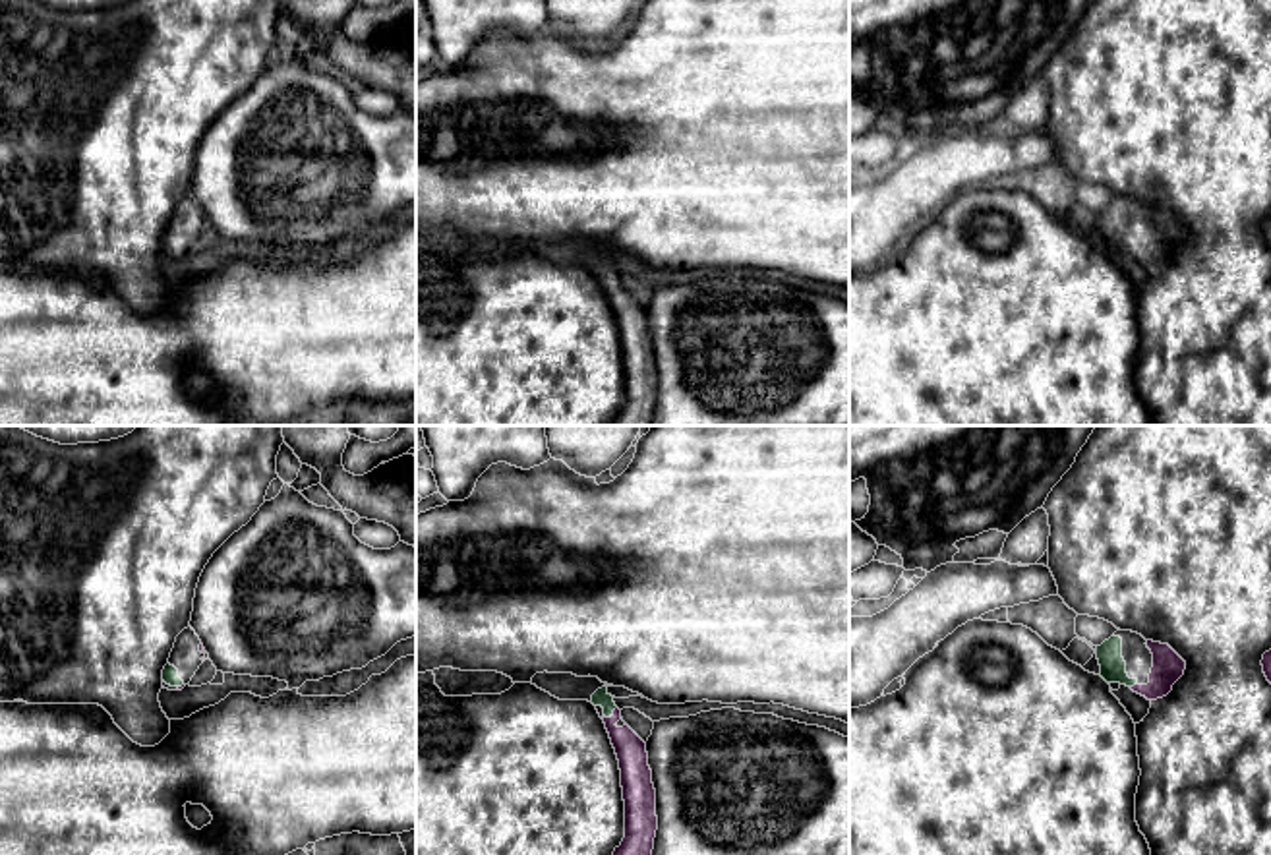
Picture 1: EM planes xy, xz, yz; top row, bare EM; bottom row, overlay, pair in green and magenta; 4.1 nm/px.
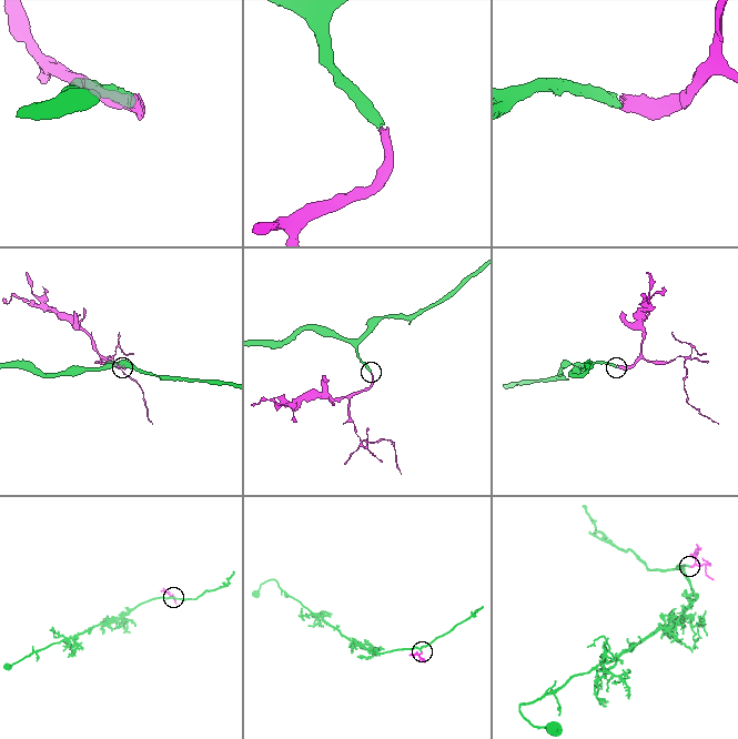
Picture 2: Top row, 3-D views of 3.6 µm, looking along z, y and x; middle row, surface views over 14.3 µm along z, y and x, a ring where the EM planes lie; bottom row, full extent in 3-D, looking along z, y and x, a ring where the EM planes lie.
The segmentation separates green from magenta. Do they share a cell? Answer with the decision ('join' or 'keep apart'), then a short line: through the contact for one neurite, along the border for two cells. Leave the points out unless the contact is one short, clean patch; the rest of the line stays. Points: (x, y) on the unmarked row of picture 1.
join | yz (1113, 235), (1132, 252), (1148, 254), (1167, 235)

